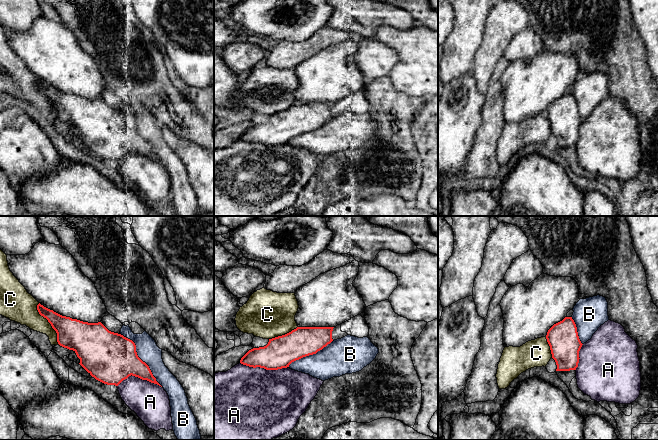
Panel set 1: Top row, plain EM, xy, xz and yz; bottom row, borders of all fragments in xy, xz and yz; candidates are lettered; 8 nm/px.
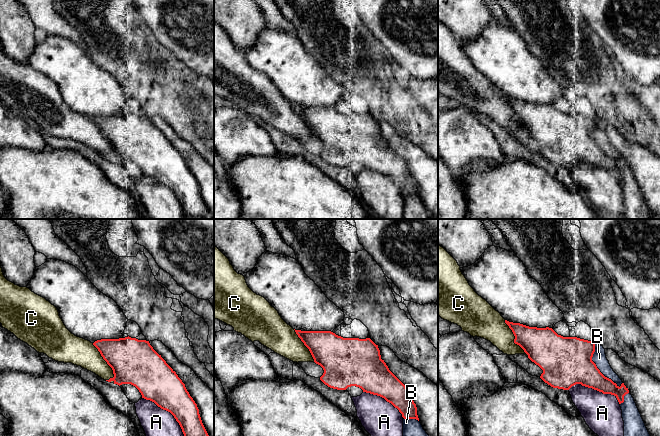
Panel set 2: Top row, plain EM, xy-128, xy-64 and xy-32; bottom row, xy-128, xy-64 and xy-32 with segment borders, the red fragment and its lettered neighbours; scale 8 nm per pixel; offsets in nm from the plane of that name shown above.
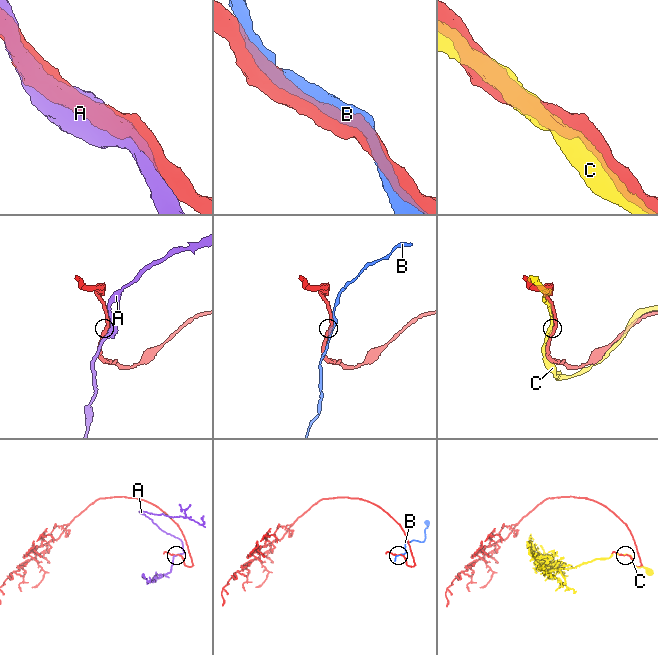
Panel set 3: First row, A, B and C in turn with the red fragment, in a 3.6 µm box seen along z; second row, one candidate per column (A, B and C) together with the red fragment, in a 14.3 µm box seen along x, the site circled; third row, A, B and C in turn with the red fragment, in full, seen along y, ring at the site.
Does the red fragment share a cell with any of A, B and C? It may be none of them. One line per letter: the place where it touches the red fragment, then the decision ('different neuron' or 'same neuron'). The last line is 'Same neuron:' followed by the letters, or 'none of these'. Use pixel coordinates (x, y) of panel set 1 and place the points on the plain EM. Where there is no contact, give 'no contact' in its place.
A: meets red in xz at (264, 144); different neuron
B: meets red in xy at (139, 134); different neuron
C: meets red in xy at (49, 98); same neuron
Same neuron: C

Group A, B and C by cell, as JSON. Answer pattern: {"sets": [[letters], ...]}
{"sets": [["A", "B"], ["C"]]}

